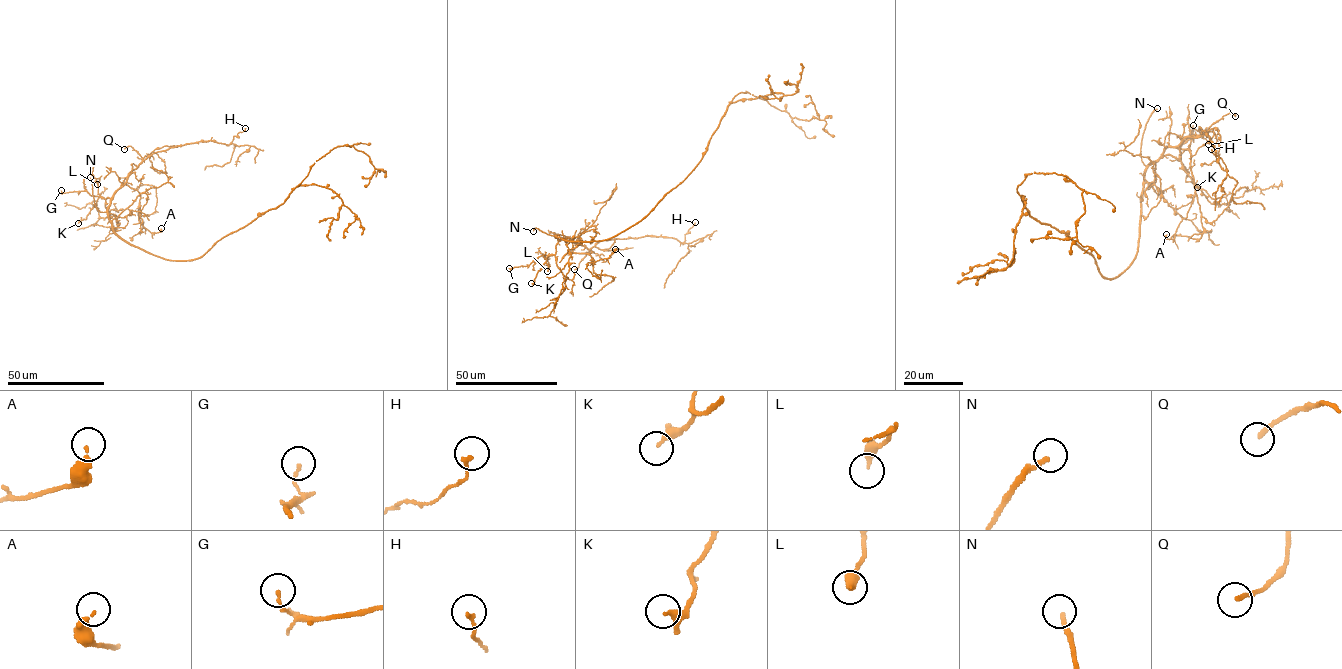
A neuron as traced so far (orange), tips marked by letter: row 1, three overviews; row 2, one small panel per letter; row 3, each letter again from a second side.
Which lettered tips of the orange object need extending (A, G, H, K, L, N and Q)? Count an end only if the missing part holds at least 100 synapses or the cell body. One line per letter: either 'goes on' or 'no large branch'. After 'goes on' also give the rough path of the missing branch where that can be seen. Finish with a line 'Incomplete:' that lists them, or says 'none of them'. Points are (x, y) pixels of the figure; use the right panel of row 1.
A: no large branch
G: no large branch
H: no large branch
K: no large branch
L: no large branch
N: goes on | (1157, 108), (1154, 100), (1144, 95)
Q: no large branch
Incomplete: N

